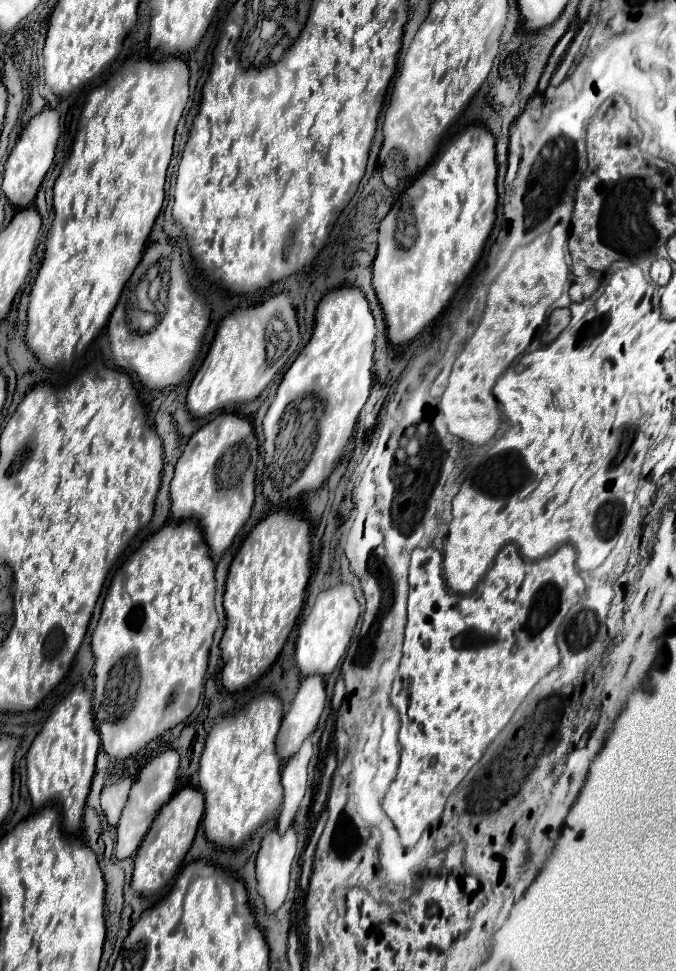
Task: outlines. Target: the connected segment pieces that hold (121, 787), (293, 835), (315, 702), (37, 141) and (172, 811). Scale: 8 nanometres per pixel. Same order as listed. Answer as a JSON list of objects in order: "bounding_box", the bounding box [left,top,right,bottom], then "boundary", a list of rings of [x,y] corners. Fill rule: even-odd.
[{"bounding_box":[100,778,132,826],"boundary":[[[122,778],[122,780],[118,780],[114,784],[106,784],[102,788],[100,804],[102,804],[102,812],[104,812],[110,826],[116,826],[116,822],[120,820],[120,812],[124,808],[126,798],[128,798],[130,784],[132,784],[130,778]]]},{"bounding_box":[256,824,297,914],"boundary":[[[294,824],[283,836],[276,830],[264,834],[256,860],[256,876],[258,876],[258,894],[264,898],[268,914],[276,912],[284,904],[290,880],[290,864],[296,854],[297,832]]]},{"bounding_box":[276,674,324,760],"boundary":[[[318,674],[306,676],[292,700],[290,710],[284,714],[276,736],[276,752],[282,760],[288,760],[292,754],[296,754],[296,748],[300,748],[300,744],[316,730],[324,702],[324,678]]]},{"bounding_box":[2,108,60,208],"boundary":[[[44,108],[36,114],[22,130],[16,146],[12,148],[2,176],[2,192],[16,208],[26,208],[32,204],[40,182],[44,180],[48,168],[52,166],[56,154],[56,142],[60,138],[60,116],[56,108]]]},{"bounding_box":[132,788,204,896],"boundary":[[[196,788],[178,790],[172,796],[172,800],[168,802],[168,806],[164,806],[164,810],[160,810],[160,814],[156,816],[156,822],[152,824],[152,830],[144,838],[140,850],[136,852],[136,858],[134,858],[136,864],[134,864],[134,874],[132,874],[132,888],[140,896],[152,896],[162,886],[166,886],[174,880],[186,852],[192,846],[192,840],[198,830],[202,814],[204,814],[204,794]]]}]

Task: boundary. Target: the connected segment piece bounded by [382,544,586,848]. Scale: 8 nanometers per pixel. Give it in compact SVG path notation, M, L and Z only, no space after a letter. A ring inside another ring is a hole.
M512 544L500 550L492 568L472 594L458 596L446 590L442 578L442 556L432 546L424 550L416 548L412 552L408 584L410 596L404 658L390 694L402 722L402 758L398 774L382 800L382 808L394 822L402 844L412 848L422 832L440 820L446 798L510 722L512 714L534 684L558 666L556 632L568 610L582 600L586 586L576 570L576 554L572 546L562 546L554 554L530 562L524 560Z

